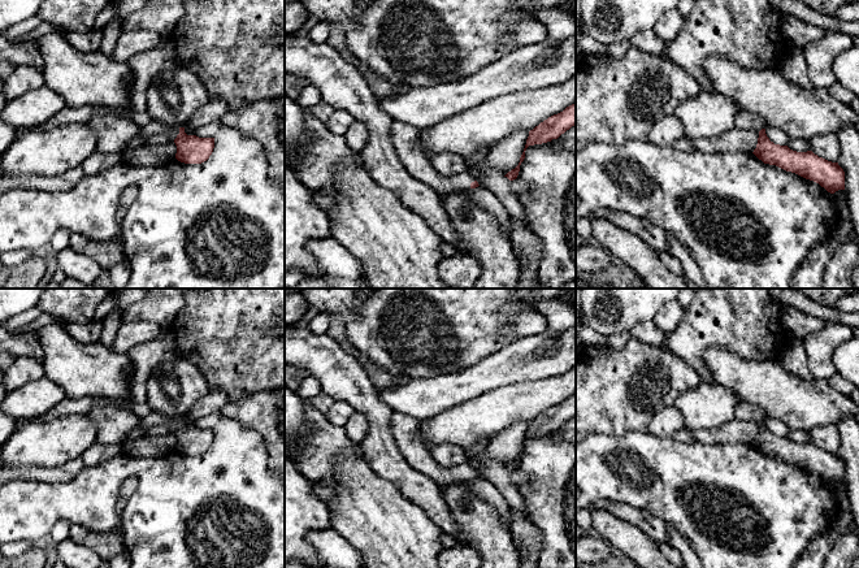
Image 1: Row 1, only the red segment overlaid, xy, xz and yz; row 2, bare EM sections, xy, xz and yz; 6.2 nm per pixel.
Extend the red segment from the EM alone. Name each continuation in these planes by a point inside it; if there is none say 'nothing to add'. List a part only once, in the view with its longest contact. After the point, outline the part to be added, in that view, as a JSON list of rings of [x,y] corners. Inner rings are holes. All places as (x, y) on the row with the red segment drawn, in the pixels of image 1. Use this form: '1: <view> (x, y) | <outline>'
1: xy (153, 128) | [[[153,120],[146,126],[140,127],[140,135],[146,138],[153,136],[160,133],[169,134],[174,140],[179,134],[179,127],[170,127]]]

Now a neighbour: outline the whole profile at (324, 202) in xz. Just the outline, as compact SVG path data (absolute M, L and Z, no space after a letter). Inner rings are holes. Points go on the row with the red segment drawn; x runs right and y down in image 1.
M318 188L312 190L311 195L312 195L313 204L320 209L322 209L324 212L335 209L334 200L329 195L321 192Z

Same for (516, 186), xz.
M513 179L509 183L509 190L517 196L517 199L520 199L520 196L529 190L529 185L524 181Z

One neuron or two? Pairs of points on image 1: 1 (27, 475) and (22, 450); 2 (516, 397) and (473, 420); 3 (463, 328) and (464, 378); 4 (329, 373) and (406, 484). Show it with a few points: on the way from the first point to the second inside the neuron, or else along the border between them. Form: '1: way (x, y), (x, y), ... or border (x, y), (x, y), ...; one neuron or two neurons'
1: border (56, 465), (20, 465), (13, 468); two neurons
2: way (506, 406), (484, 416); one neuron
3: border (491, 354), (459, 371), (434, 376); two neurons
4: way (358, 395), (378, 416), (380, 449), (384, 455); one neuron

